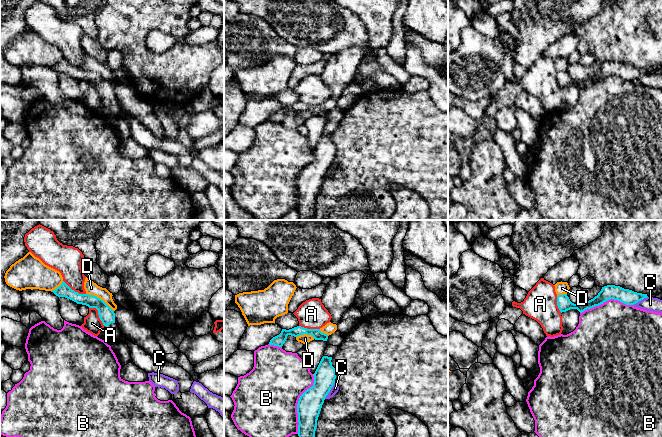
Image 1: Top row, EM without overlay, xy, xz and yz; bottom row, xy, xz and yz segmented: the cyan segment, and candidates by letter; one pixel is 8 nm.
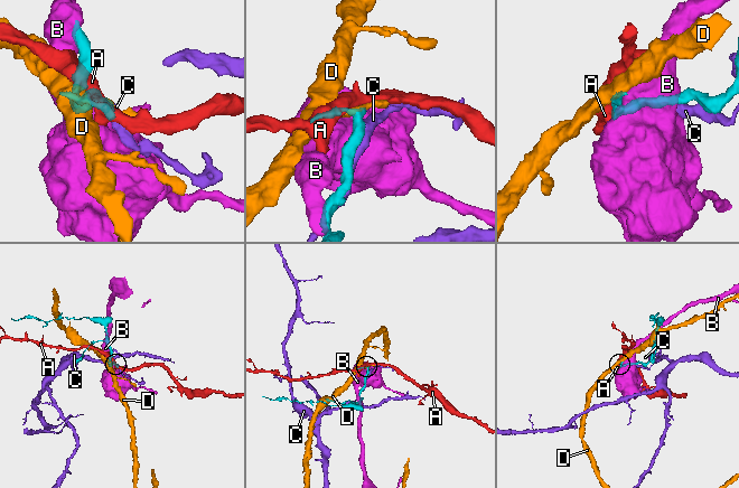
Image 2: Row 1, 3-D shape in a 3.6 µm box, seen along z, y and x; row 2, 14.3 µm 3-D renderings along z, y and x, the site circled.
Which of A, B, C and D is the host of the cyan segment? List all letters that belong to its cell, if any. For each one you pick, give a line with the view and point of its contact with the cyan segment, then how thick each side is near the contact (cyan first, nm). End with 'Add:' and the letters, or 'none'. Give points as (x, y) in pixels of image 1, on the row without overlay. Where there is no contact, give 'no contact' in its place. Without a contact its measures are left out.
Add: none

